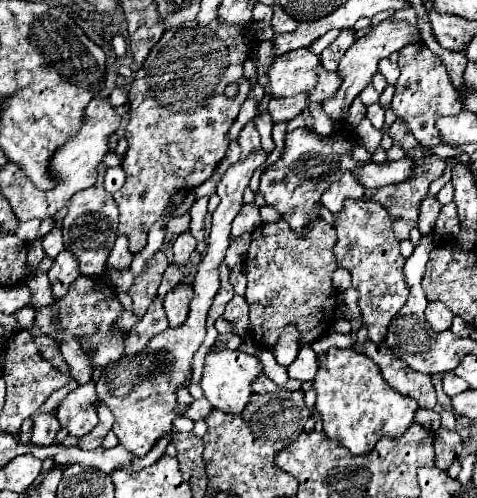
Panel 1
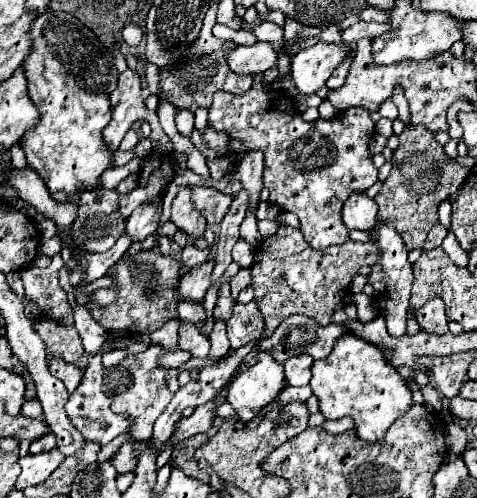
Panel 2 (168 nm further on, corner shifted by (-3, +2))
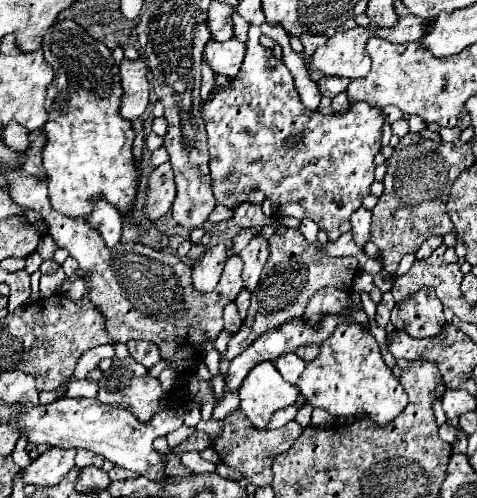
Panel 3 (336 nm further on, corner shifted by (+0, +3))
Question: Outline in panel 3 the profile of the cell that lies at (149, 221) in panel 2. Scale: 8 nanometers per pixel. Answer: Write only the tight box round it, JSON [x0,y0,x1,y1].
[144,164,176,224]

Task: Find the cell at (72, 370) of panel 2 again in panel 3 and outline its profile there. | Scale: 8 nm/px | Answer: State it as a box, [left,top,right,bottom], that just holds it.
[64,376,96,398]

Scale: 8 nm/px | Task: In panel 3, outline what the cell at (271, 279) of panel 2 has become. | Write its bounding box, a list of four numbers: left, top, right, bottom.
[224,228,358,362]

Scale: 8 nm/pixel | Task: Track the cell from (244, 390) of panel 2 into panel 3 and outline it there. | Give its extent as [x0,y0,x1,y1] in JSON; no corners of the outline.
[238,360,298,428]

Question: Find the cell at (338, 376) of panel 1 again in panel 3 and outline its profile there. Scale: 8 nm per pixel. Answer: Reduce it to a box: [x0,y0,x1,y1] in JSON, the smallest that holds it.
[298,324,408,426]

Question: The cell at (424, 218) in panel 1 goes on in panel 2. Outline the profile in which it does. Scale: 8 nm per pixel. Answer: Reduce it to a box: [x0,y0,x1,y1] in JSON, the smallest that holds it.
[423,223,447,251]

